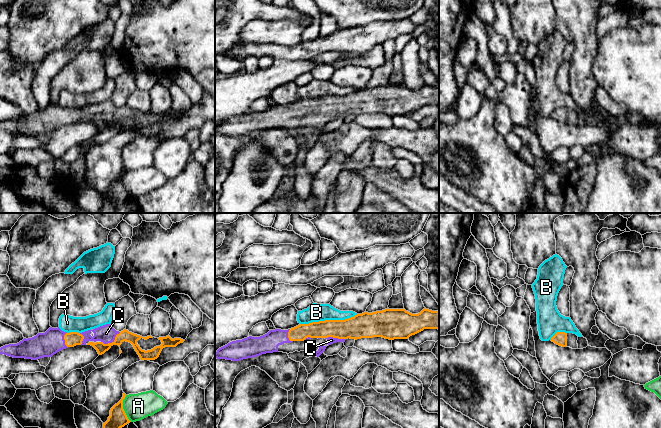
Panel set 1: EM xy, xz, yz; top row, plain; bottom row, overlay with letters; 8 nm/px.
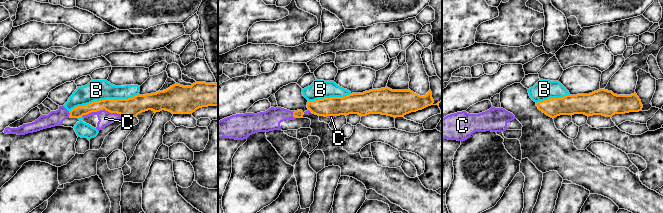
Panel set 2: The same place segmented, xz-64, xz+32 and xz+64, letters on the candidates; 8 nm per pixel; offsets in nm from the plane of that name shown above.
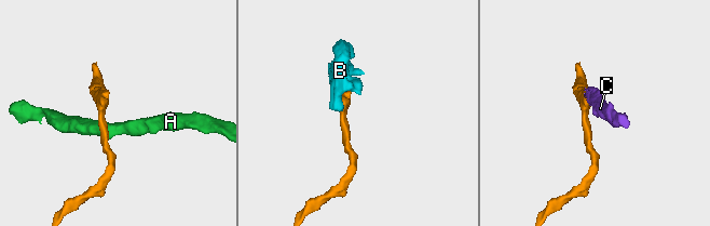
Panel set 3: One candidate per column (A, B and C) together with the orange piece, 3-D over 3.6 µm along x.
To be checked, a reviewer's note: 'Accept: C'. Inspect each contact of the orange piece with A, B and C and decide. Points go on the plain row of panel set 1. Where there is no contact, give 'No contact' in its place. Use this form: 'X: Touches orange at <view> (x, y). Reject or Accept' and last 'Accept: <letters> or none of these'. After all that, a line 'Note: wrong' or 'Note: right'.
A: Touches orange at xy (122, 184). Reject
B: Touches orange at xz (328, 96). Reject
C: Touches orange at xy (112, 118). Accept
Accept: C
Note: right

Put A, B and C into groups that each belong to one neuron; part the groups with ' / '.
A / B / C

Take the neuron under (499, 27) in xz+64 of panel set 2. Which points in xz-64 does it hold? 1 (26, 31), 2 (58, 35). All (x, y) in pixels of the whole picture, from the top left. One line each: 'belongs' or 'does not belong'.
1: belongs
2: belongs

